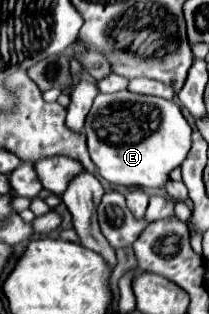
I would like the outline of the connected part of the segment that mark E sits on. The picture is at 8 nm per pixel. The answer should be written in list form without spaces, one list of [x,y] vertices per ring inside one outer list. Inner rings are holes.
[[[97,94],[85,122],[91,160],[99,174],[117,186],[163,188],[171,170],[181,168],[191,150],[191,126],[173,100],[133,94]]]

